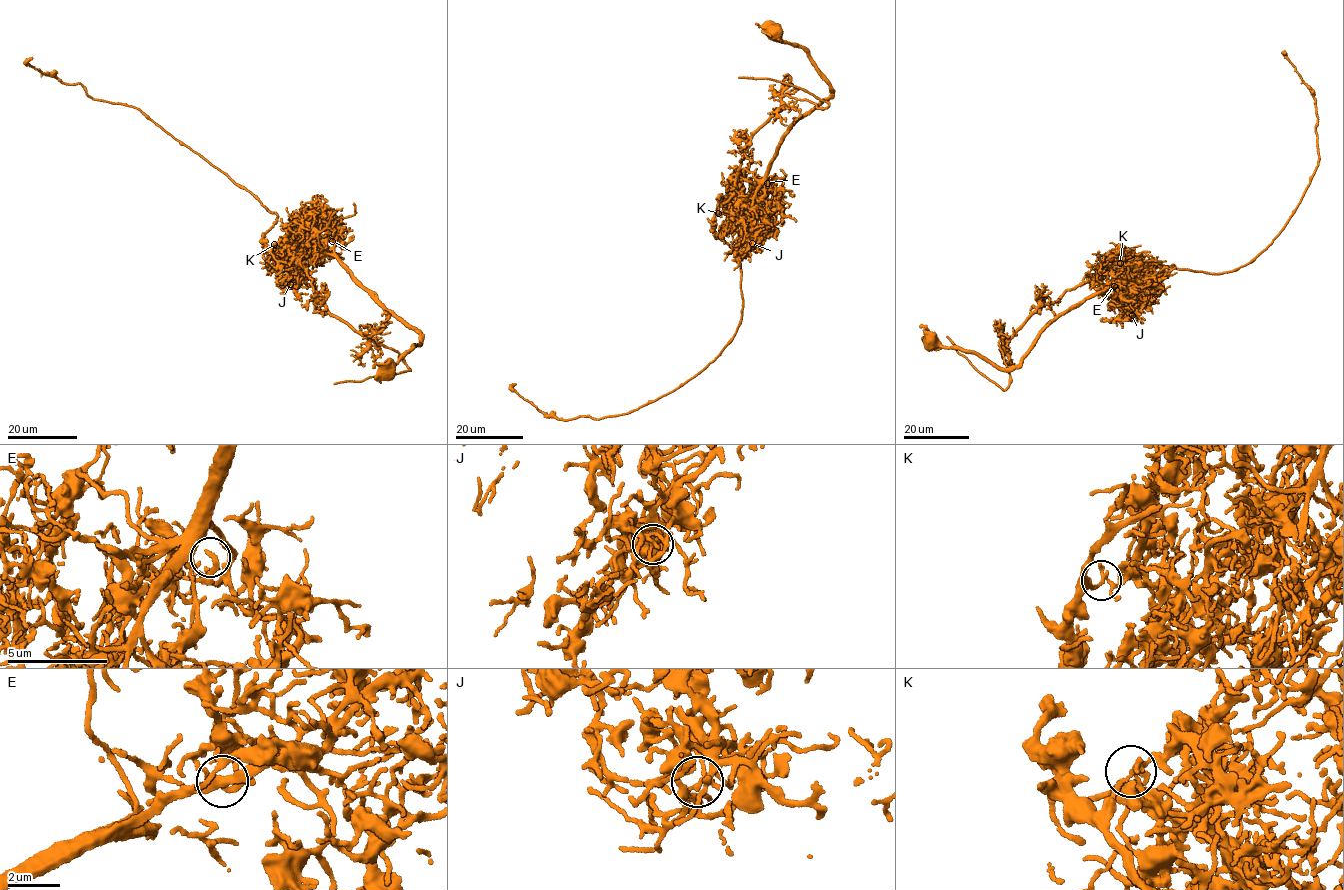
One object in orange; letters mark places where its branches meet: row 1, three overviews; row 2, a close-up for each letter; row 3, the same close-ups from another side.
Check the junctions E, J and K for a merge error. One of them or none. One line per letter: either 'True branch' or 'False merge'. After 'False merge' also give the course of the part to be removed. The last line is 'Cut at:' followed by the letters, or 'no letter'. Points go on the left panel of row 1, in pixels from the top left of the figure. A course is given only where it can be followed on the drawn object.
E: True branch
J: True branch
K: False merge. Course of the part to remove: (273, 244), (262, 238), (275, 212), (245, 188), (138, 109), (92, 98), (79, 83), (42, 73), (32, 58)
Cut at: K

